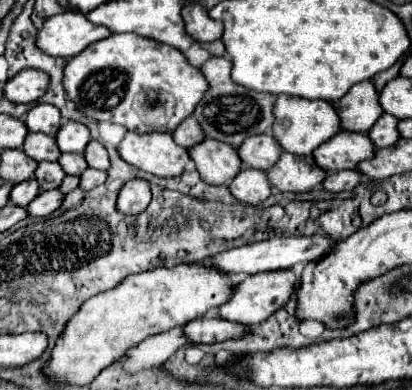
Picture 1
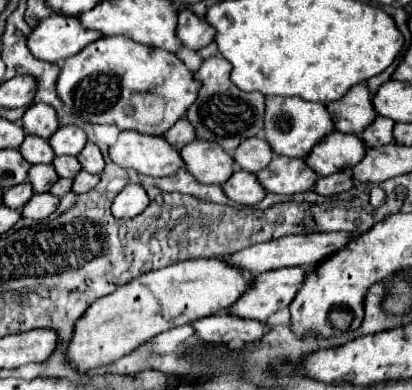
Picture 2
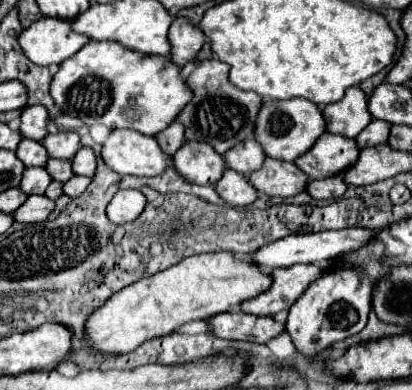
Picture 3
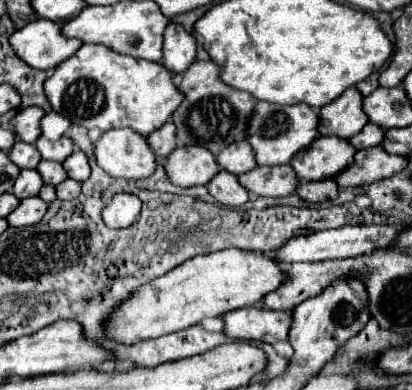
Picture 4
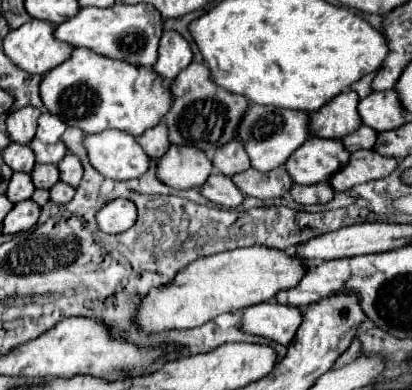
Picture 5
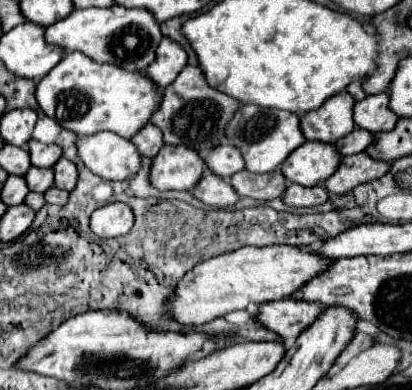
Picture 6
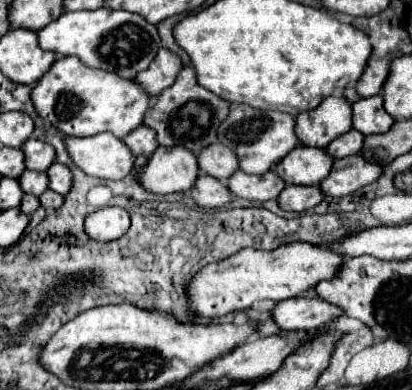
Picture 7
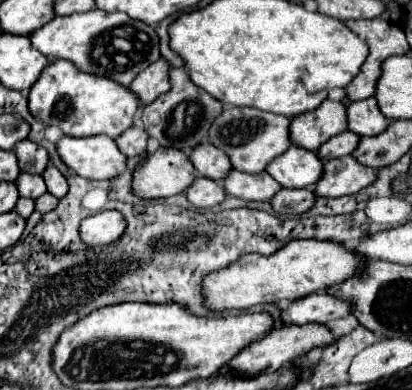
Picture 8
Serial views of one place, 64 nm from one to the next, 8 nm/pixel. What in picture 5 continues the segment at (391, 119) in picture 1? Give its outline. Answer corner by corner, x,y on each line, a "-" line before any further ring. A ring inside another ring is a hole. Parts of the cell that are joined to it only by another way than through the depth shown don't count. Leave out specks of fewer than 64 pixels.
360,126
354,134
342,138
342,144
350,152
356,152
356,150
362,150
362,148
372,148
372,144
376,144
376,136
378,136
376,130
368,128
368,126

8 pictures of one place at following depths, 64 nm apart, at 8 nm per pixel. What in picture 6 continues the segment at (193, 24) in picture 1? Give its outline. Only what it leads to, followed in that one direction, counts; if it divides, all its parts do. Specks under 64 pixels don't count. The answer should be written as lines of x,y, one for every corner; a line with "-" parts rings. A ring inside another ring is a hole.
164,36
160,46
156,48
156,60
144,70
144,74
152,78
160,88
166,88
176,80
176,76
186,64
188,64
186,50
176,40

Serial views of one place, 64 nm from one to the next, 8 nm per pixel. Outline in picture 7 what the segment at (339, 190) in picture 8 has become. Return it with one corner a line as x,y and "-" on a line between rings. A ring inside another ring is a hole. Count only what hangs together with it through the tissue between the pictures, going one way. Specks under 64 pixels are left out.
360,154
356,156
346,156
340,160
334,160
332,172
328,174
326,180
320,182
320,190
326,196
348,196
356,192
358,188
378,180
382,176
384,168
380,164
372,164
364,160

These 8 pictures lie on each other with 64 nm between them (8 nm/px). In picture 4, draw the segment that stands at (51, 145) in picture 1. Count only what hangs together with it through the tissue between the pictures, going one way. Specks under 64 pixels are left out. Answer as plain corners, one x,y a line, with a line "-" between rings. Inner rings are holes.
18,140
10,150
10,160
20,168
36,168
42,162
42,156
40,152
36,152
34,144

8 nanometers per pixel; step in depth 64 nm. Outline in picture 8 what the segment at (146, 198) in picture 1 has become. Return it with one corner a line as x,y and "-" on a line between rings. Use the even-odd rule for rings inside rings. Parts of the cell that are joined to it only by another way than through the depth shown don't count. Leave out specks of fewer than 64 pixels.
102,210
82,220
80,236
86,246
106,246
118,240
126,230
126,220
118,210

